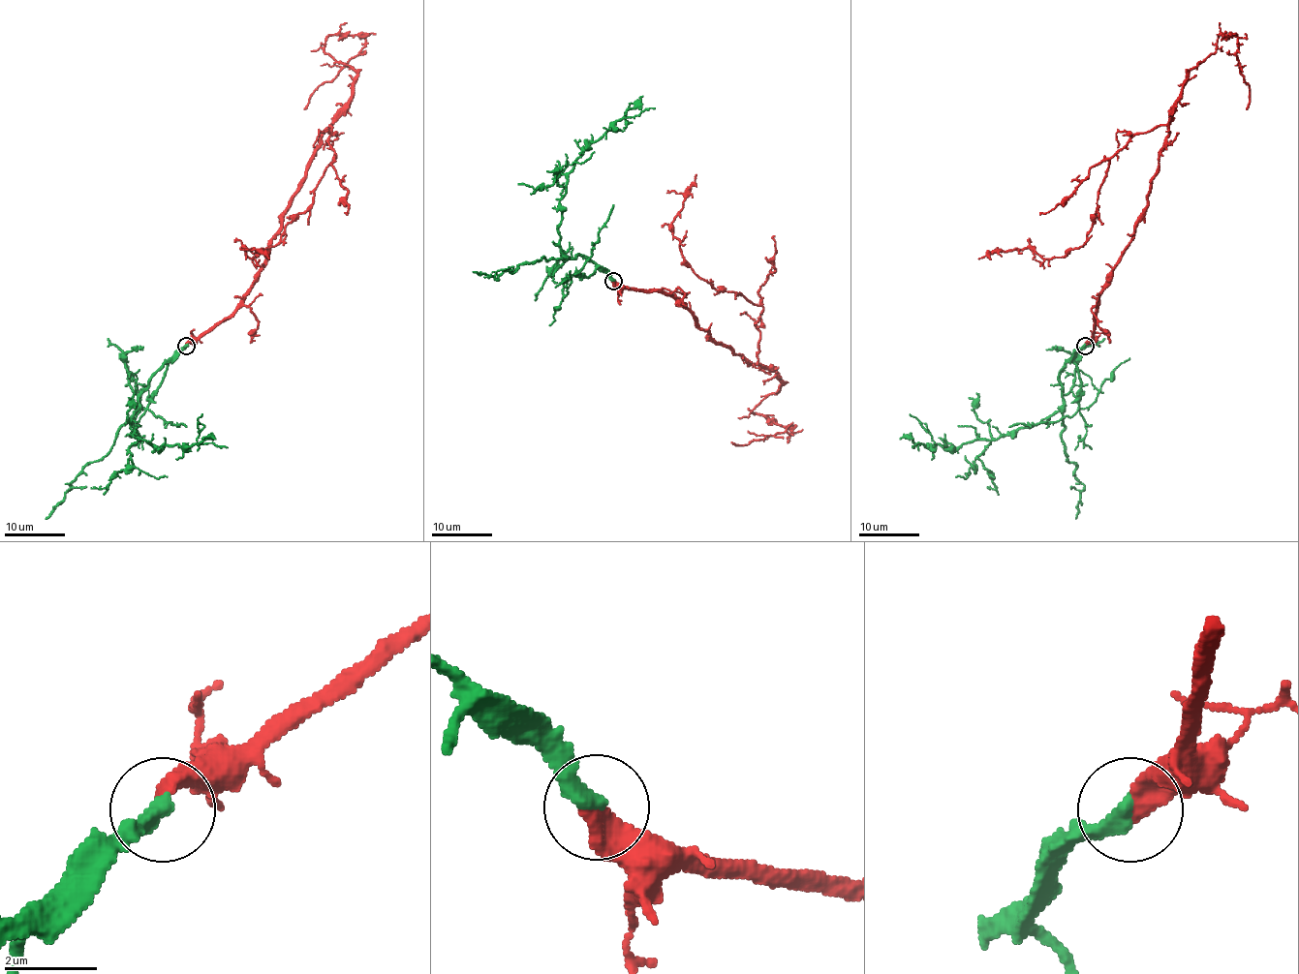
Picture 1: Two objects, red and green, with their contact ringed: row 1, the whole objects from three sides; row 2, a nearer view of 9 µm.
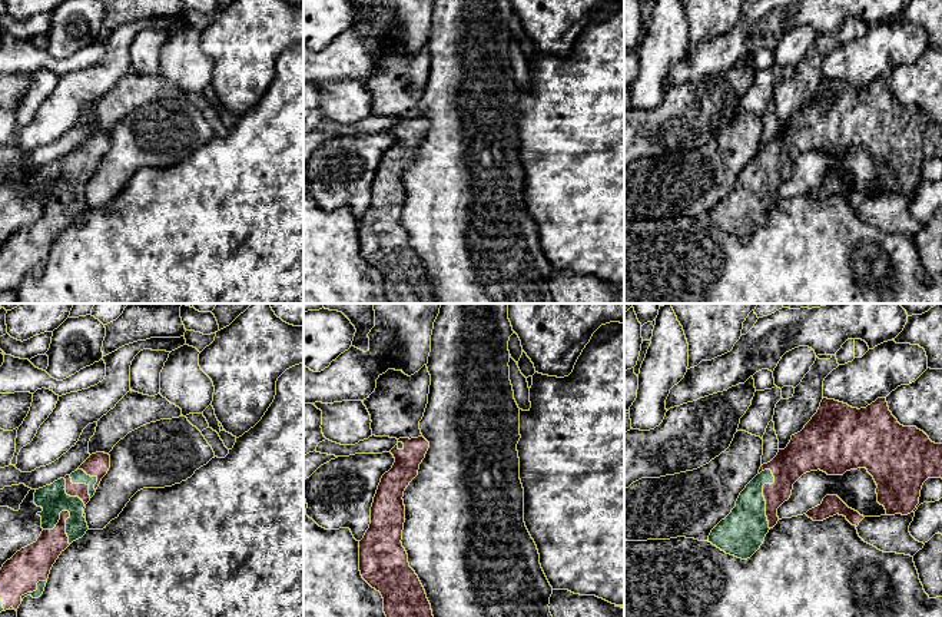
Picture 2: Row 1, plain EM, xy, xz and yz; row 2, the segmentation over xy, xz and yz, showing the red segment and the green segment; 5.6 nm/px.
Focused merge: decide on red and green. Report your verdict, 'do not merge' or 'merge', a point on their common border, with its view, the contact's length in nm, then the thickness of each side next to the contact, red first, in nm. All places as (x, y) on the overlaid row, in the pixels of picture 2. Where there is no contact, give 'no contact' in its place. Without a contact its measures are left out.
merge | yz (763, 494) | 340 nm | 180/260 nm

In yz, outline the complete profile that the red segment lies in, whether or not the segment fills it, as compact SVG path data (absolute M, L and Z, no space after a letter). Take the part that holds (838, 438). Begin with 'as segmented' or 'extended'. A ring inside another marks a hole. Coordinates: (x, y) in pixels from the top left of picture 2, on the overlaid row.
extended; M823 398L817 412L805 428L792 435L785 450L767 464L740 492L736 507L710 533L709 543L742 560L750 558L763 544L766 534L777 521L777 508L790 498L793 484L806 472L823 471L843 475L846 471L866 468L878 488L878 502L886 515L913 512L921 490L928 478L942 478L942 444L935 444L916 427L903 427L889 411L886 398L878 398L866 408Z

